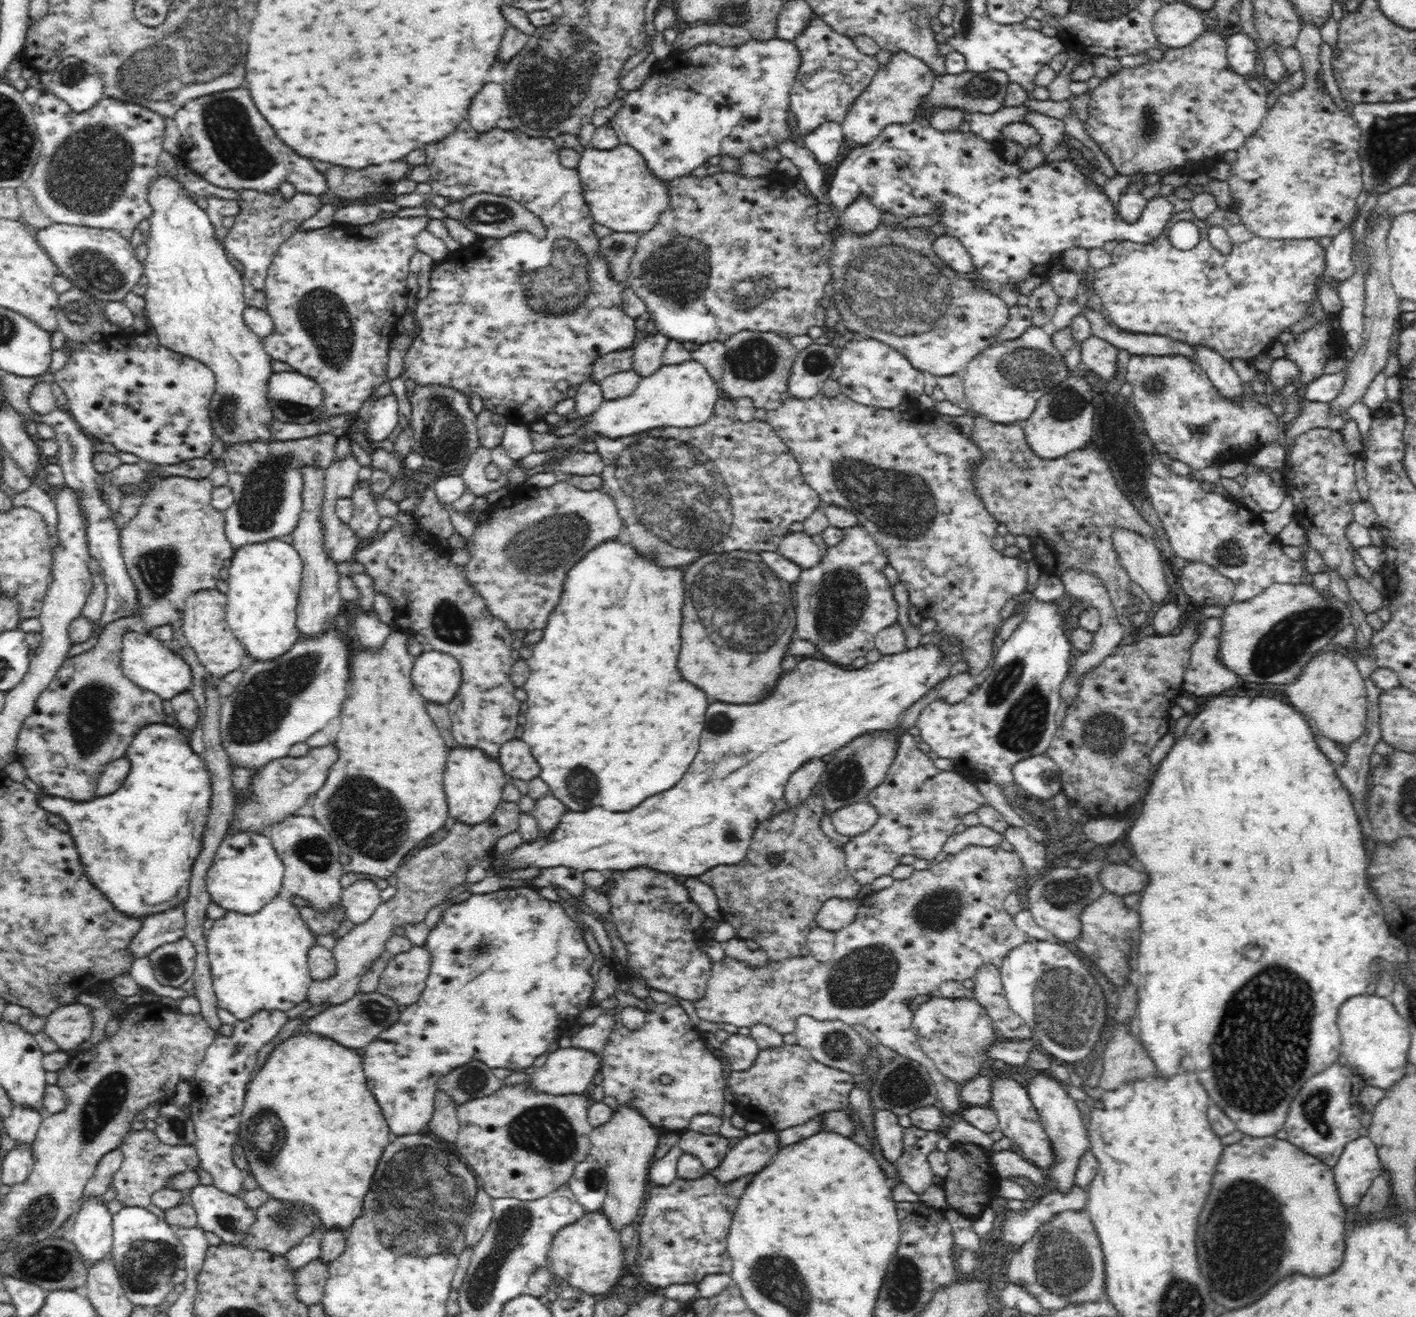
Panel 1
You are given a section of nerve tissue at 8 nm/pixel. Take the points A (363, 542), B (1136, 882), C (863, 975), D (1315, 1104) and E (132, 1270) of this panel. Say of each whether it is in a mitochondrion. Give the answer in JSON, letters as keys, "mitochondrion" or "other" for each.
{"A":"other","B":"other","C":"mitochondrion","D":"mitochondrion","E":"mitochondrion"}

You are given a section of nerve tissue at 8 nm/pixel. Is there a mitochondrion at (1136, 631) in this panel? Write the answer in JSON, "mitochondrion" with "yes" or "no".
{"mitochondrion":"no"}

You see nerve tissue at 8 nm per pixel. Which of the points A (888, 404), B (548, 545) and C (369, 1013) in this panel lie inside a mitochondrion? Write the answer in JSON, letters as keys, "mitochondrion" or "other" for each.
{"A":"other","B":"mitochondrion","C":"mitochondrion"}

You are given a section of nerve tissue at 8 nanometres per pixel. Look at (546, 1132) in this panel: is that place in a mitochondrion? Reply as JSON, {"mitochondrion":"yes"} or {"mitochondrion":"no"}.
{"mitochondrion":"yes"}

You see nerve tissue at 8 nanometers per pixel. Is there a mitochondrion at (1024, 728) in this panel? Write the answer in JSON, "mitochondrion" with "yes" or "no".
{"mitochondrion":"yes"}

